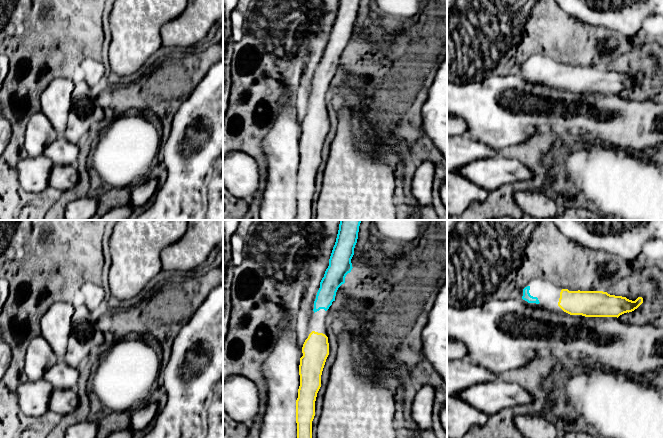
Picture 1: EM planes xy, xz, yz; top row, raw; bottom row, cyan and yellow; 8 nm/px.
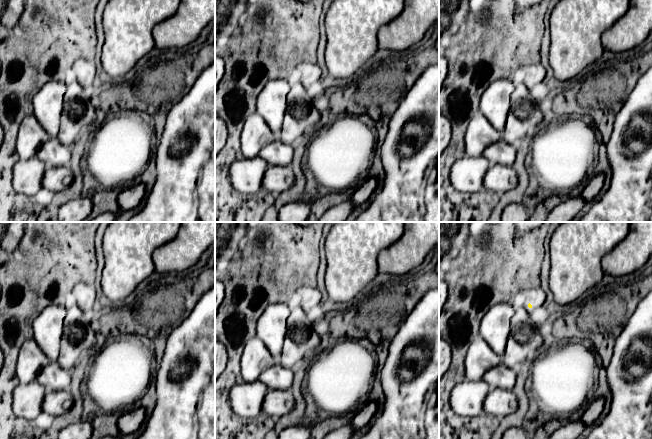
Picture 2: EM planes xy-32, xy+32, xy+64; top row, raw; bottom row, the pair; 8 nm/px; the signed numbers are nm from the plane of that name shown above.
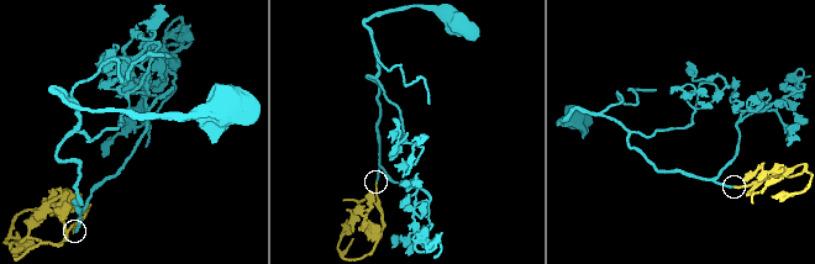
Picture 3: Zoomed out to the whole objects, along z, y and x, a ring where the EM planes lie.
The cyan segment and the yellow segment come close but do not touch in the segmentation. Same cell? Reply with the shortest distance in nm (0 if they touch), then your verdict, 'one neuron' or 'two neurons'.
150 nm apart; one neuron

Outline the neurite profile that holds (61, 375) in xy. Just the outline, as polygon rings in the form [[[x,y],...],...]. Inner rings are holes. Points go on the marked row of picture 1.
[[[59,360],[45,372],[43,378],[48,381],[54,389],[76,389],[78,376],[77,368],[71,367],[64,360]]]

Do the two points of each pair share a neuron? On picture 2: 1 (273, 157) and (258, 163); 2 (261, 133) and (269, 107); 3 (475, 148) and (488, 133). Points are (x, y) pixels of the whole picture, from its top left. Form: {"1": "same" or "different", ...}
{"1": "different", "2": "different", "3": "same"}

